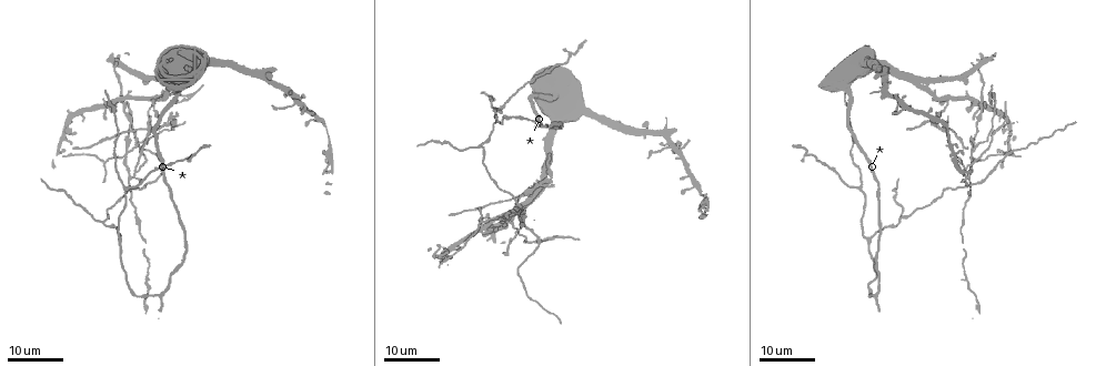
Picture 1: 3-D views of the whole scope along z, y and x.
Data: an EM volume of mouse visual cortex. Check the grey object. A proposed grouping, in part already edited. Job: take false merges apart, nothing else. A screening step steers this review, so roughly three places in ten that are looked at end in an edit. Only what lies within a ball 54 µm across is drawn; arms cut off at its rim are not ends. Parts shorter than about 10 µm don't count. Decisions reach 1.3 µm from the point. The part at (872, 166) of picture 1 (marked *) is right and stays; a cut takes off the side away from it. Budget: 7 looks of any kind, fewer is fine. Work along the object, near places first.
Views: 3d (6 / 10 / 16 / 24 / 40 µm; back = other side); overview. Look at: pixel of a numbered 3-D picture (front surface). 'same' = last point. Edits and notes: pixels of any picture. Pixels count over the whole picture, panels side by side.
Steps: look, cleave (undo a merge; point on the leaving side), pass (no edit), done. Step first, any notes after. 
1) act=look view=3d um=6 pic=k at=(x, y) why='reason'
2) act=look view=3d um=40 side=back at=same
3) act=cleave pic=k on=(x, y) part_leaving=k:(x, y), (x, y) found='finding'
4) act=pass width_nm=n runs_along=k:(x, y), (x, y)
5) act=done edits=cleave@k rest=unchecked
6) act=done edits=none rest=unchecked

act=look view=3d um=16 pic=1 at=(125, 189)

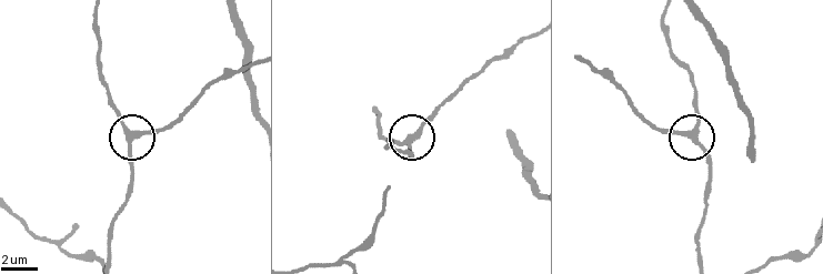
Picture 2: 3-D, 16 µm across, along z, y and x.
act=look view=3d um=10 pic=2 at=(134, 133)

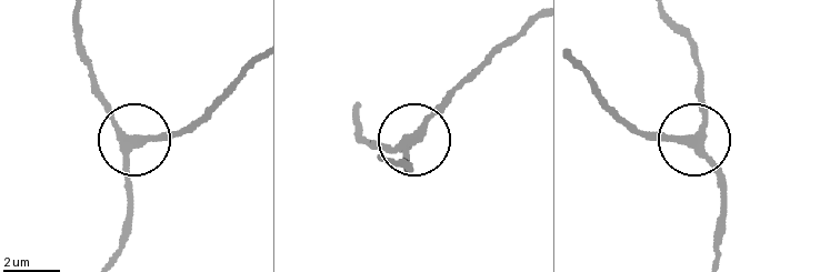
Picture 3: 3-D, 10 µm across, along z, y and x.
act=pass side_arm_um=21 runs_along=3:(109, 260), (126, 223), (128, 138), (92, 82) found='one neuron here'

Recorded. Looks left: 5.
act=look view=3d um=16 pic=1 at=(900, 220) why='a fork'

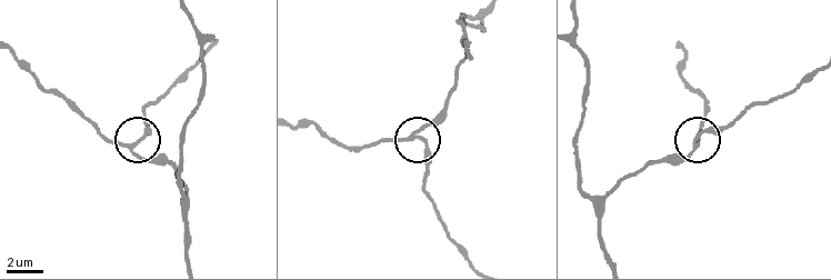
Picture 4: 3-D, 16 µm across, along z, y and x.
act=look view=3d um=6 pic=4 at=(413, 138) why='zoom in'

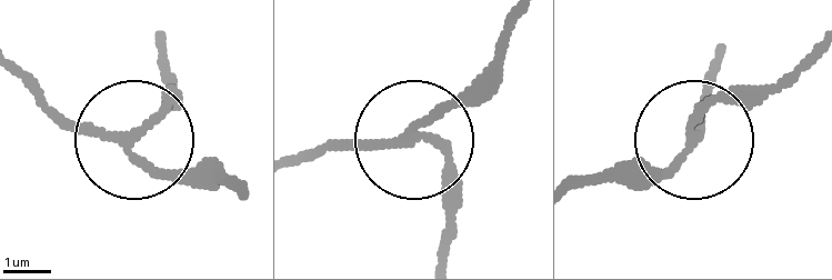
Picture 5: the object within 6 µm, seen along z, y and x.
act=pass runs_along=5:(507, 24), (411, 140), (312, 151) found='all the same neuron'

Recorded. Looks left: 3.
act=look view=3d um=24 pic=1 at=(129, 179) why='looks like a crossing'

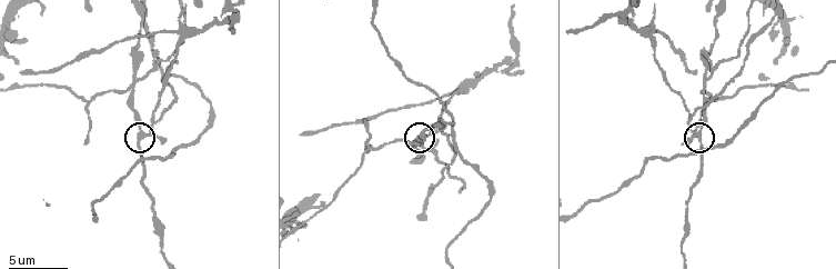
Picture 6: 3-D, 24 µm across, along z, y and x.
act=look view=3d um=10 pic=6 at=(698, 134)

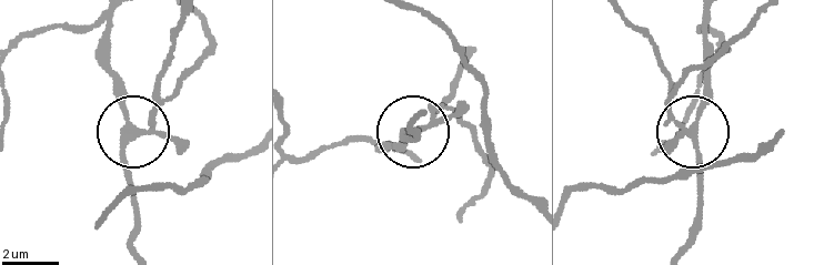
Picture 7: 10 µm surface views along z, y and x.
act=cleave pic=7 on=(174, 93) arms=4 part_leaving=7:(154, 129), (154, 81), (181, 17) found='a second neuron is stuck on'

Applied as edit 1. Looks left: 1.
act=done edits=cleave@7 rest=unchecked

